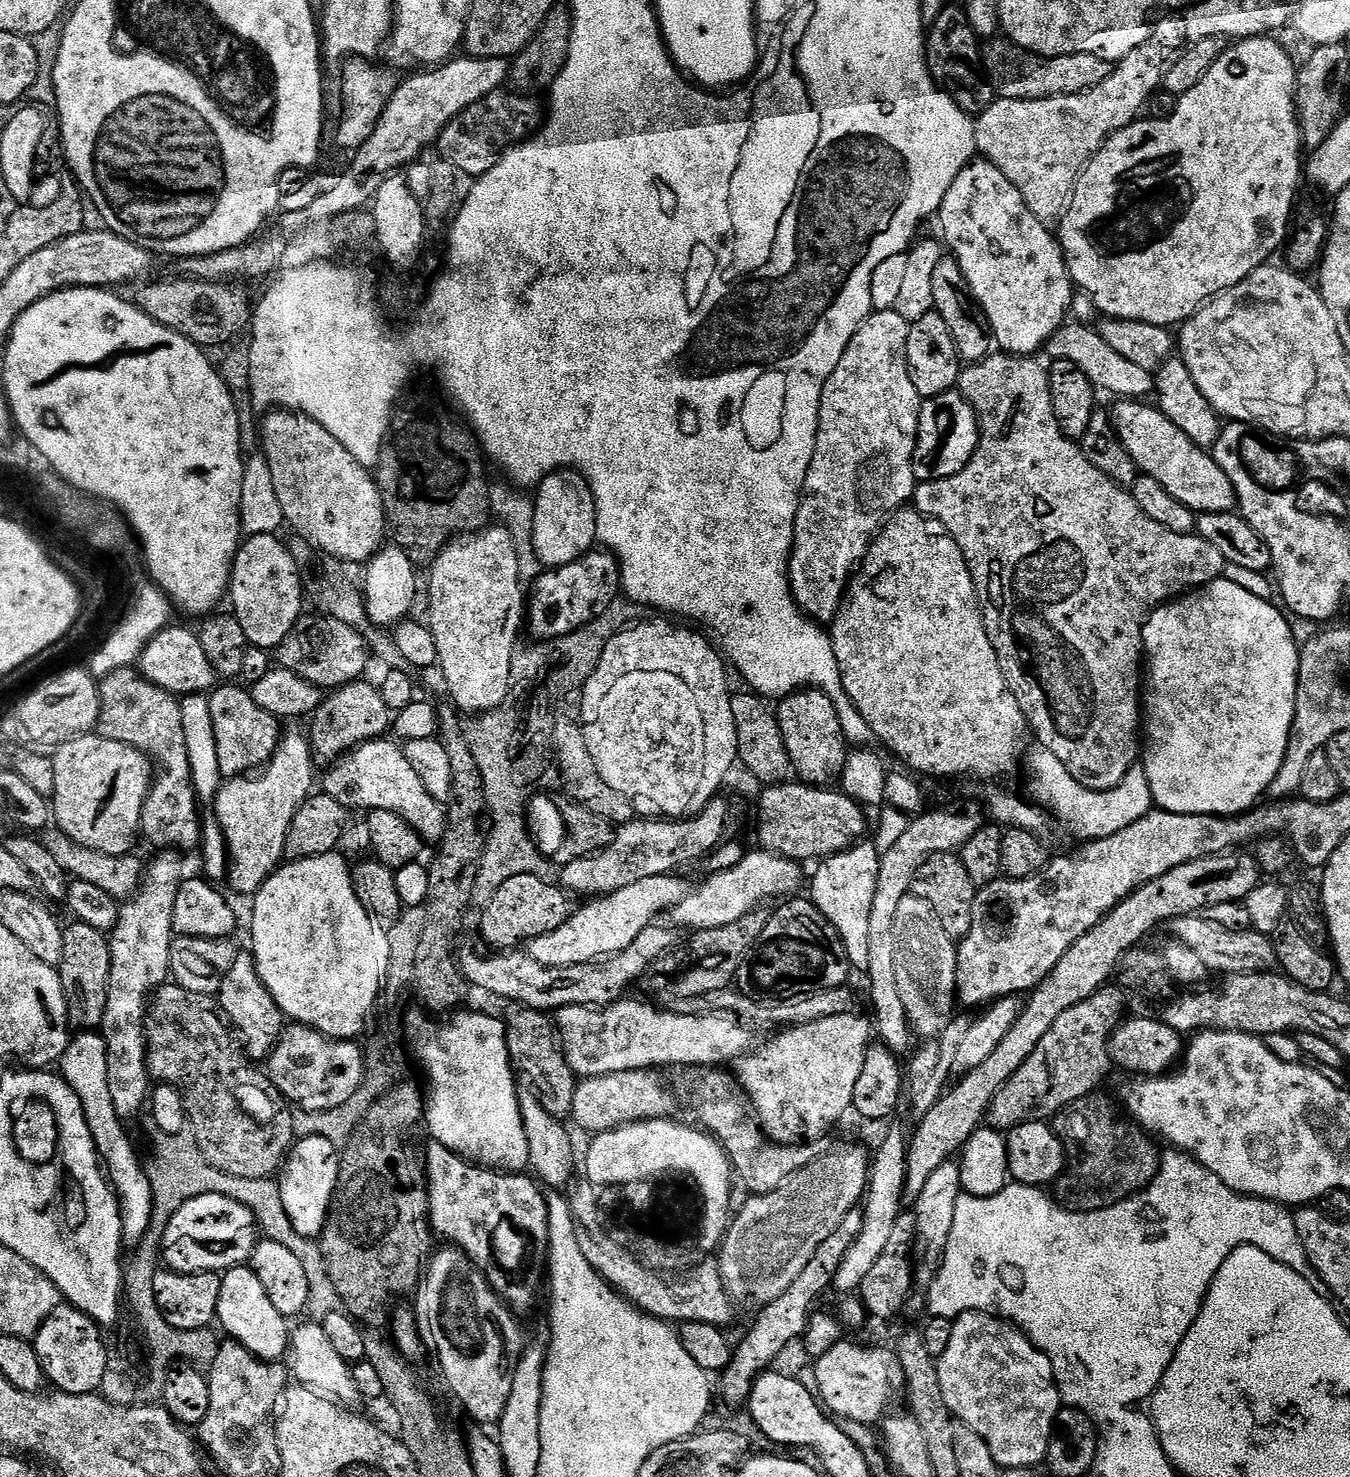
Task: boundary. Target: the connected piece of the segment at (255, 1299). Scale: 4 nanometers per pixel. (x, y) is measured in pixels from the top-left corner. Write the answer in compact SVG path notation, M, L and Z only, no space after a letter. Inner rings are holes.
M251 1267L229 1268L223 1273L216 1315L218 1324L228 1331L227 1335L240 1343L250 1354L269 1362L285 1359L290 1348L289 1321L274 1306L274 1302L270 1302L262 1282L258 1282Z

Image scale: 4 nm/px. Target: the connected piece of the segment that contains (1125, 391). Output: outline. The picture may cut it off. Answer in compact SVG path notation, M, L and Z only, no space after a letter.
M1070 322L1059 325L1051 334L1045 343L1045 351L1052 355L1053 359L1070 361L1078 366L1083 373L1090 378L1093 387L1099 391L1106 390L1120 395L1120 398L1132 398L1136 388L1149 385L1150 376L1144 372L1139 365L1140 362L1135 359L1128 359L1114 350L1104 338L1100 336L1097 329L1092 329L1078 322Z

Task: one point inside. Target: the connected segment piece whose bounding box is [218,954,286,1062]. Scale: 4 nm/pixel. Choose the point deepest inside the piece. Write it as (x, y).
(251, 1009)

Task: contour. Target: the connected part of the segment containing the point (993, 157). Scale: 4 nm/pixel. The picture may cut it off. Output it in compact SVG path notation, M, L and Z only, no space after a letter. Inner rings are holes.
M1152 52L1152 56L1148 56L1148 68L1140 68L1140 72L1120 72L1120 68L1112 70L1106 78L1080 92L1044 96L1042 99L1000 96L978 118L975 117L970 135L973 149L976 148L976 154L981 159L988 160L1001 170L1007 181L1018 190L1027 208L1040 221L1053 223L1060 212L1058 204L1067 199L1074 186L1074 180L1070 178L1070 164L1082 154L1096 151L1115 130L1137 119L1144 102L1156 86L1159 87L1162 69L1169 56L1170 52Z

